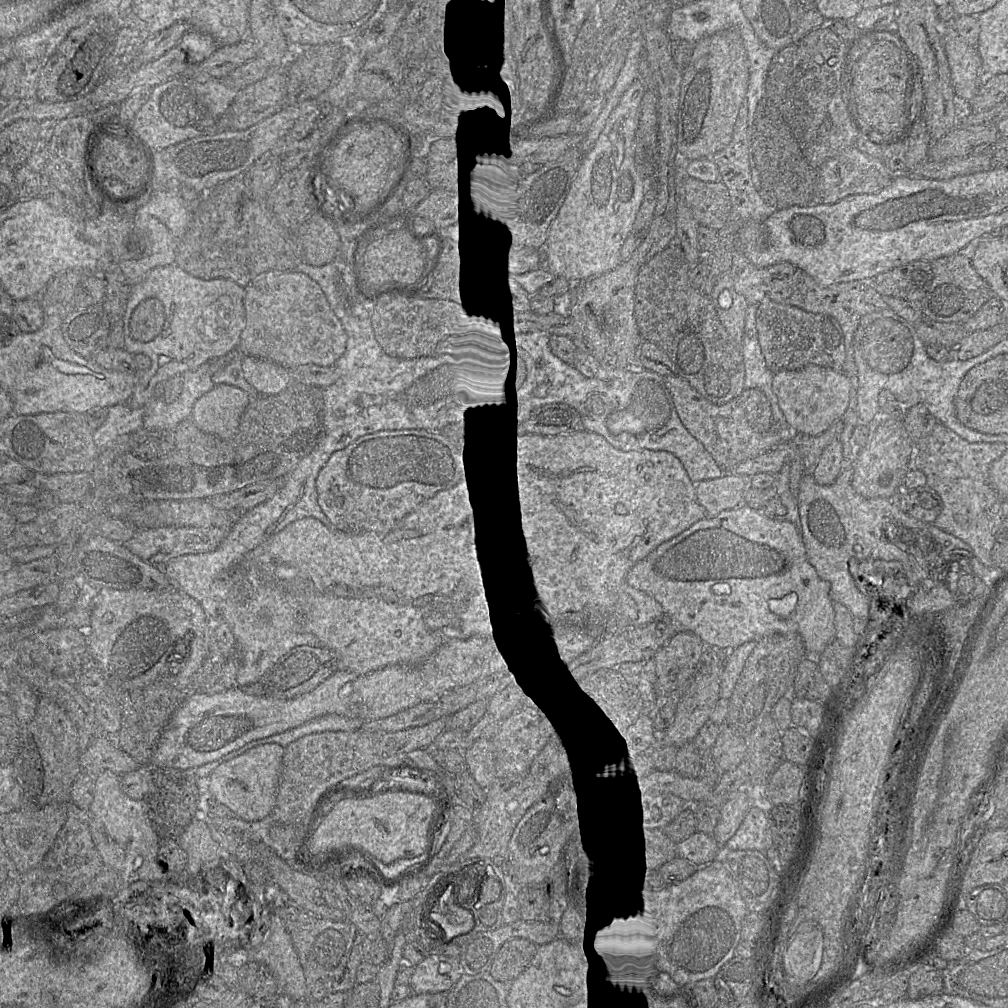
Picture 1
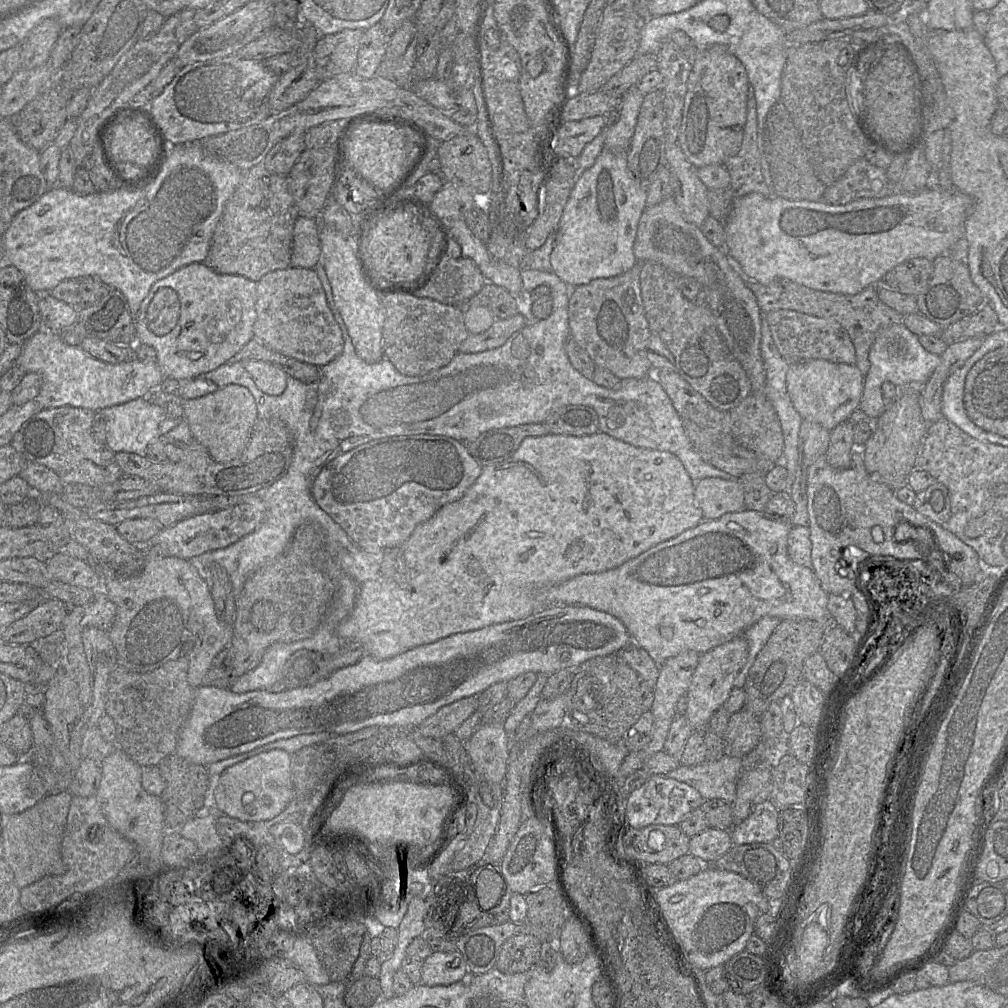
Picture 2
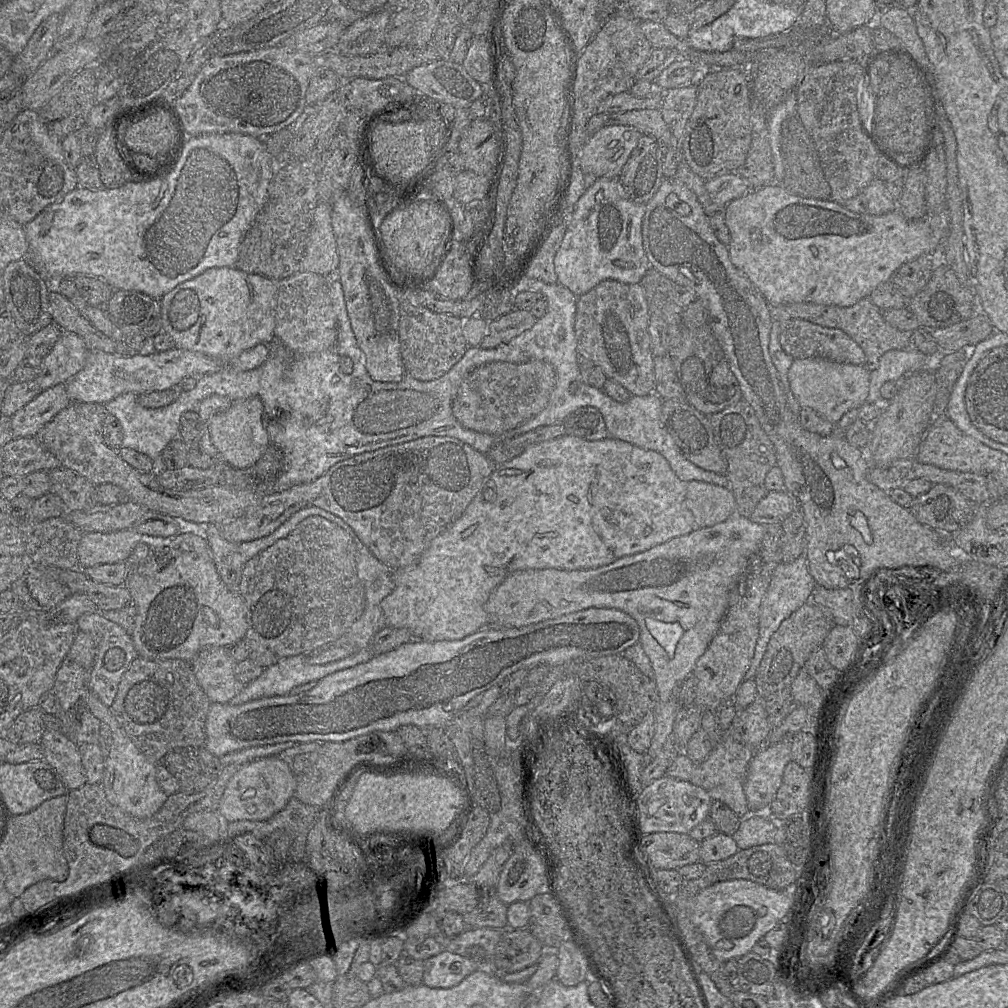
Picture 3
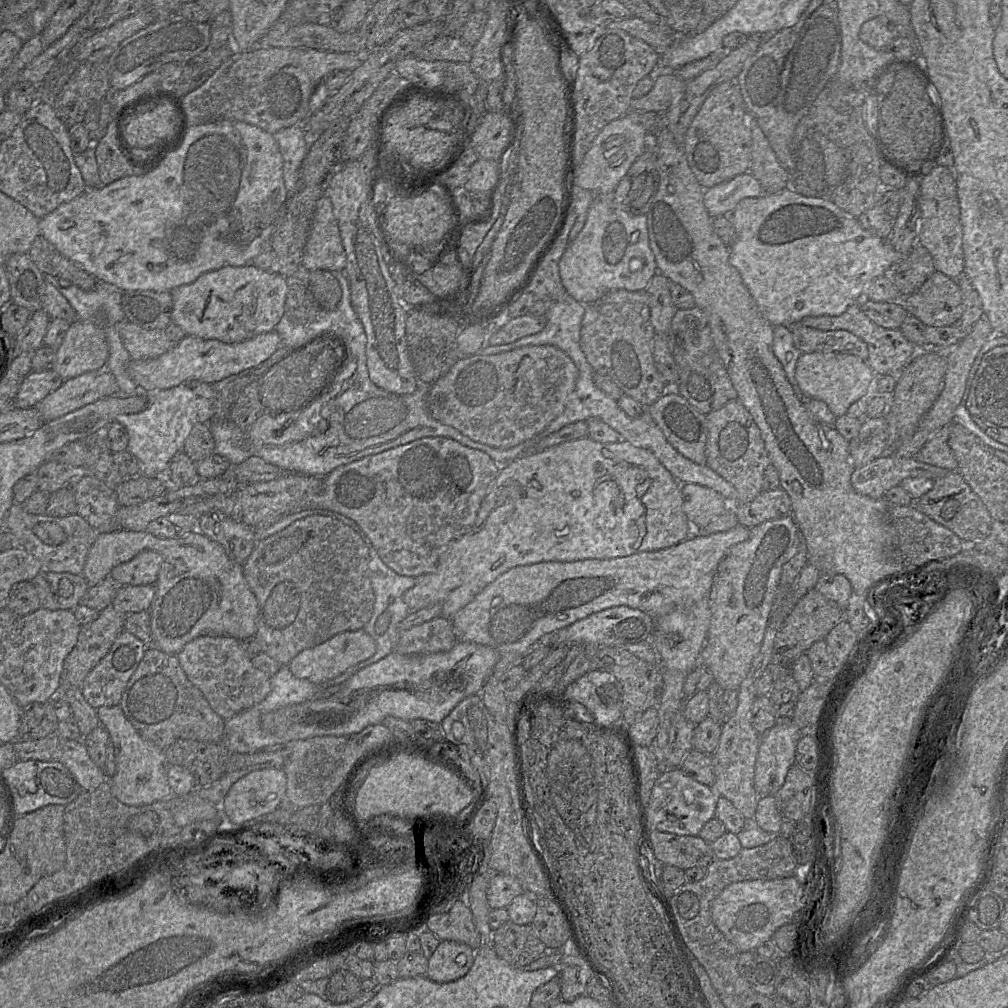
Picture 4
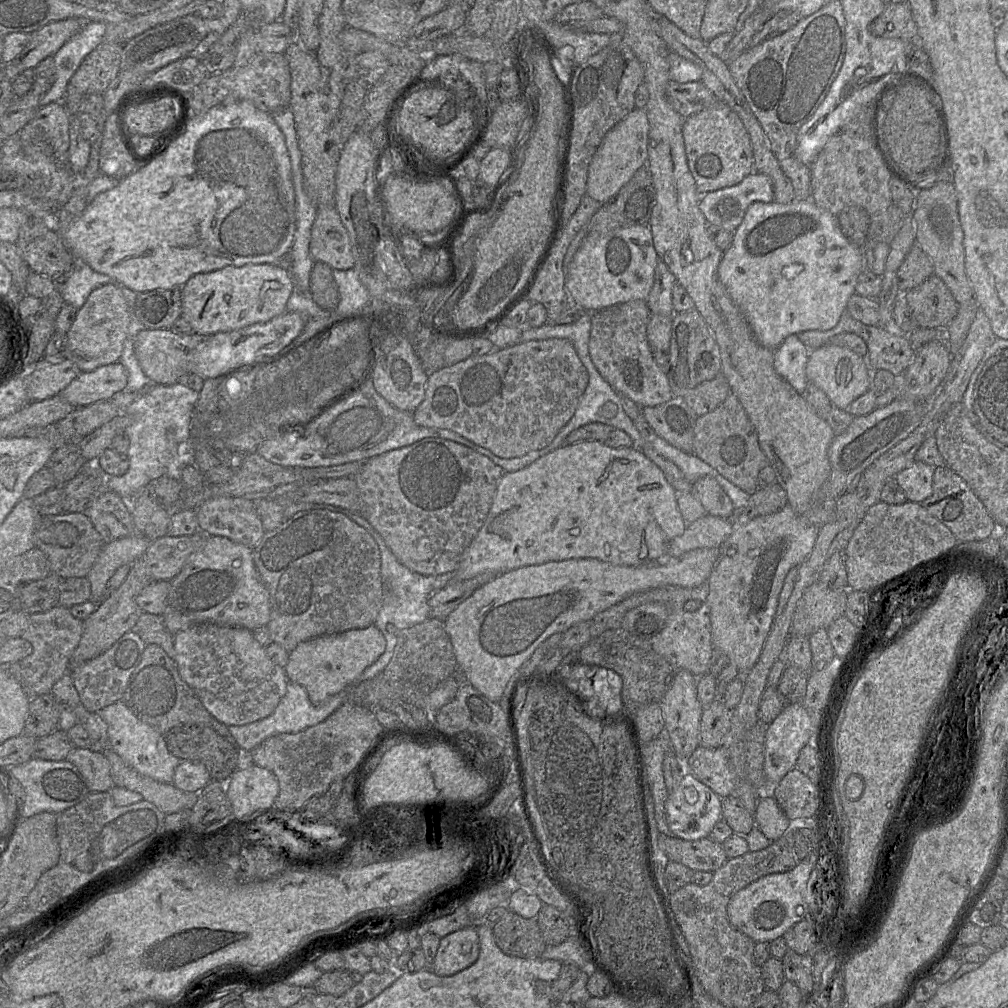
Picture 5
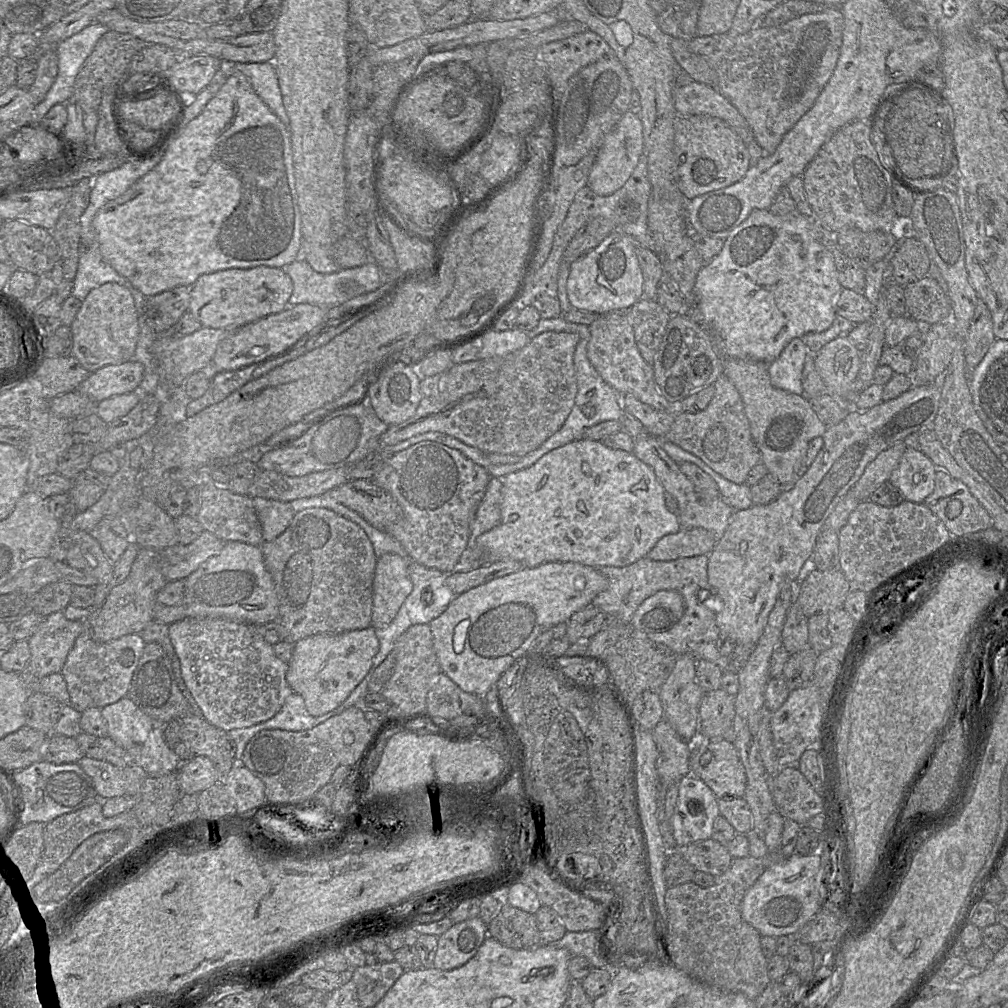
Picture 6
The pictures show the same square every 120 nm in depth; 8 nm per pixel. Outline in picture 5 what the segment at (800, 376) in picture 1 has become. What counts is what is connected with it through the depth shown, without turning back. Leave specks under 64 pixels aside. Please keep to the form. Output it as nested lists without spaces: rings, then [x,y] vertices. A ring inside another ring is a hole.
[[[825,344],[810,351],[806,364],[806,377],[829,397],[837,408],[847,410],[859,396],[871,389],[871,369],[866,361],[853,350],[832,344]]]

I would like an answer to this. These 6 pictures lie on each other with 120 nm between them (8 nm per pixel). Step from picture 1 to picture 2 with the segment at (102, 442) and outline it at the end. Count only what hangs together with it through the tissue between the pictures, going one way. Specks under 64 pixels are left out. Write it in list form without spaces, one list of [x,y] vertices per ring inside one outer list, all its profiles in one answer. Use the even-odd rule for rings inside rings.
[[[149,397],[137,398],[101,411],[107,421],[106,446],[114,453],[129,452],[143,457],[146,457],[148,445],[159,437],[159,425],[168,416],[166,409]]]

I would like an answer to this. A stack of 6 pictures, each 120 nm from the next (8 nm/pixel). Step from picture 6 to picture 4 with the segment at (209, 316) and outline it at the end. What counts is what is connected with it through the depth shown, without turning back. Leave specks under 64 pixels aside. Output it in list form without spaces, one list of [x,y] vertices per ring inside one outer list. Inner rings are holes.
[[[247,264],[206,272],[193,283],[169,292],[173,301],[172,323],[180,326],[188,336],[233,344],[275,330],[285,314],[288,284],[287,278],[280,274]]]

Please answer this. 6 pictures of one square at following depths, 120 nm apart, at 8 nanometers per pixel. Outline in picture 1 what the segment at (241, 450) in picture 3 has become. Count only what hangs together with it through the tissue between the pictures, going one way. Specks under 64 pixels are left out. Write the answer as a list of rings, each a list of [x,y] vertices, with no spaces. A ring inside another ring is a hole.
[[[220,384],[195,402],[191,419],[201,431],[231,440],[250,402],[250,396],[242,389]]]

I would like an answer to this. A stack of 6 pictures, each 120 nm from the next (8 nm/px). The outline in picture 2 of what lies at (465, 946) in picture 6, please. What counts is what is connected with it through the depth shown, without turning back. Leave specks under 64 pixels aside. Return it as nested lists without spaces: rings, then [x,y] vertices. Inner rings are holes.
[[[457,951],[435,952],[422,963],[420,983],[427,987],[449,986],[467,981],[466,964]]]

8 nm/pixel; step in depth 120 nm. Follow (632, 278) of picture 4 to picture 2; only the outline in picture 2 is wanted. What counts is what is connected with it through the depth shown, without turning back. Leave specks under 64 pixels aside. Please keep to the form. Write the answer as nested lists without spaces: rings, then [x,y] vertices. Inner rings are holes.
[[[603,148],[594,164],[581,173],[564,206],[550,254],[552,272],[574,288],[593,279],[610,278],[628,271],[637,261],[633,245],[646,199],[647,189],[633,178],[627,166],[626,153]]]

